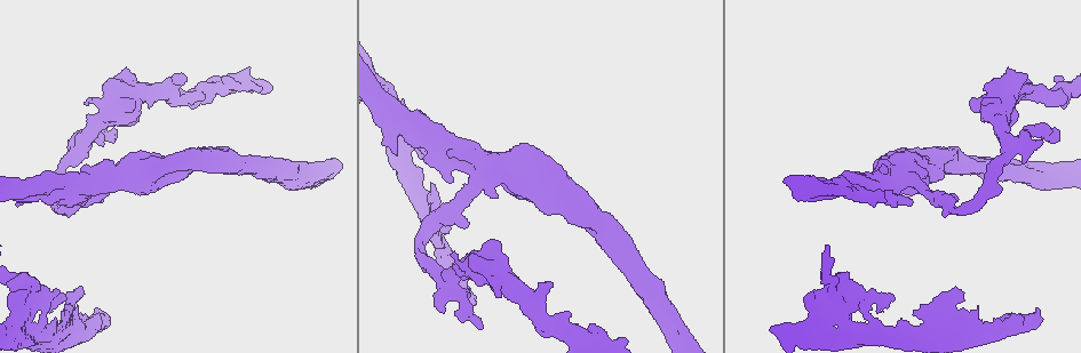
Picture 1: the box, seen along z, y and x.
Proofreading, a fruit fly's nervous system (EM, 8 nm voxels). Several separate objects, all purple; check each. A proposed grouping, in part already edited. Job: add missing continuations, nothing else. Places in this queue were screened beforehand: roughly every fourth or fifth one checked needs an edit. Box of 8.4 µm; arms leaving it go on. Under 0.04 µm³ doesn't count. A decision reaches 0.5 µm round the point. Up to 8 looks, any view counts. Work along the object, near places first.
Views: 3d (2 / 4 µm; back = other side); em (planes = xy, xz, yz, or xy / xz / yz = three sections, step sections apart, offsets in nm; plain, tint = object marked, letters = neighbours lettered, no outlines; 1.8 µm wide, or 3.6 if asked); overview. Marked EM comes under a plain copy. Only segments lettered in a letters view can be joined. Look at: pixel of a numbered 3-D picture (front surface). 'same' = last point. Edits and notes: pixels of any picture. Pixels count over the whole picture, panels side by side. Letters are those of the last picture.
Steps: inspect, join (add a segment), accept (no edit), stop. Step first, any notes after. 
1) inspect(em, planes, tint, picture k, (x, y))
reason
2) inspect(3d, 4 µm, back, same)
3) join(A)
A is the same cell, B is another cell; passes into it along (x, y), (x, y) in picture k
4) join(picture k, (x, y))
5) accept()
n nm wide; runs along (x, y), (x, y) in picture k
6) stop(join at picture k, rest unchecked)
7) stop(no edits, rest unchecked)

inspect(em, planes, letters, picture 1, (876, 310))
touches itself

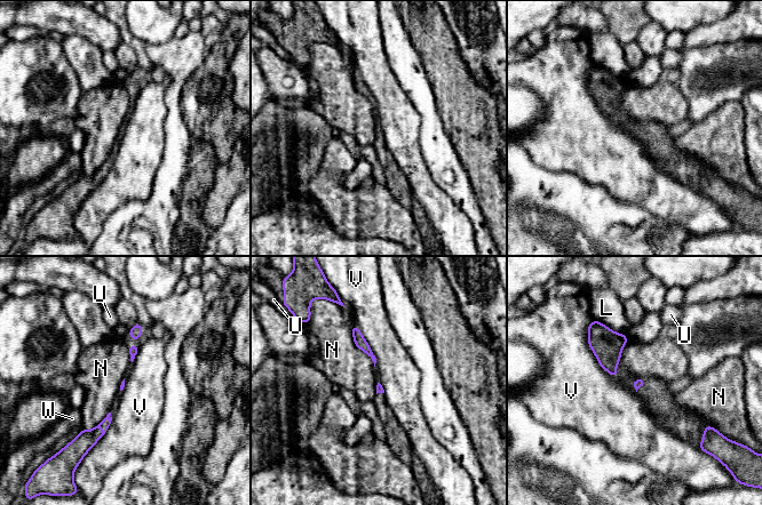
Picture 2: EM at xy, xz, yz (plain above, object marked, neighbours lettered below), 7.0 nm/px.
accept()
L, N, U, V and W are other cells; border along (592, 320), (587, 343), (616, 377) in picture 2; none of them fits

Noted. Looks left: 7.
inspect(em, yz, step 16, letters, picture 1, (97, 309))

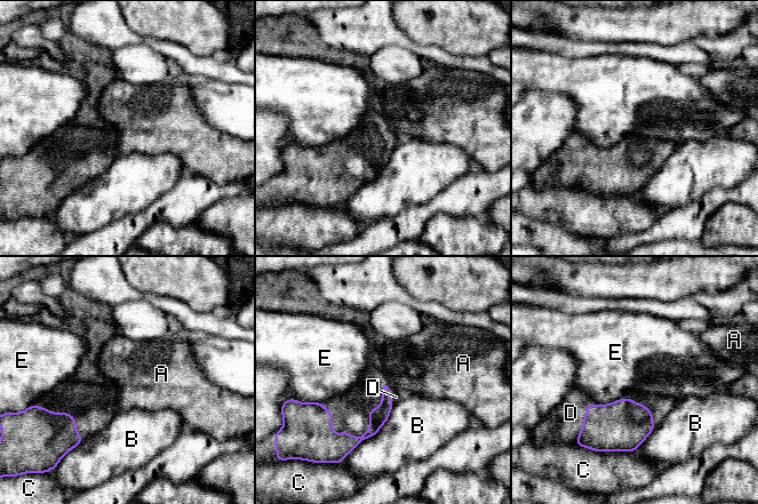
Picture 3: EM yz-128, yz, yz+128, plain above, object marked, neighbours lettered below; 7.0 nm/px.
join(D)
D is the same cell, A, B, C and E are other cells; it goes on there

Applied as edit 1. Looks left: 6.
stop(join at picture 3, rest unchecked)

